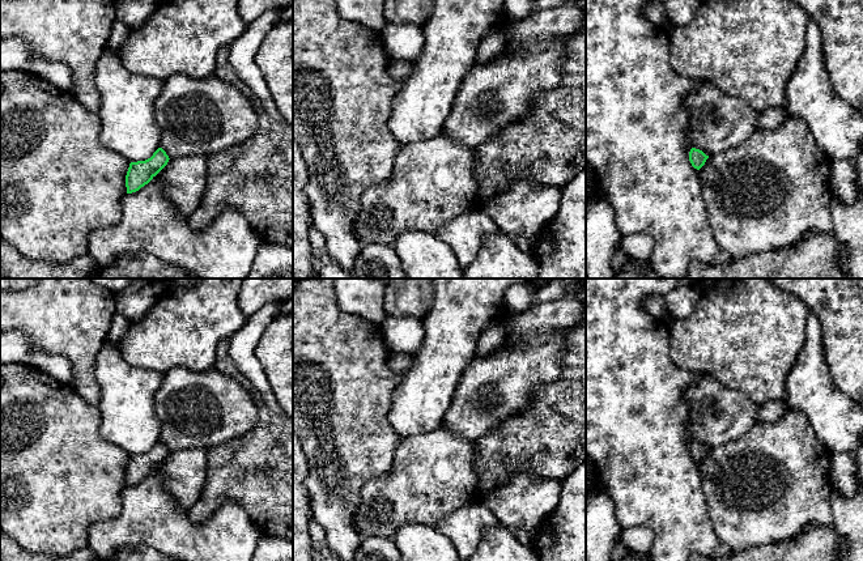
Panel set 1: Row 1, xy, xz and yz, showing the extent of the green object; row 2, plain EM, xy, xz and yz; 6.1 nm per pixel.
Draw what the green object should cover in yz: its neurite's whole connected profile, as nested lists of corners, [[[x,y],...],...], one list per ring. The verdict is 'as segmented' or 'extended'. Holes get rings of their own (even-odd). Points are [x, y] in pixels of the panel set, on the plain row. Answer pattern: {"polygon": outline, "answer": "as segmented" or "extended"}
{"polygon": [[[692,441],[689,445],[689,454],[692,456],[692,459],[697,463],[700,463],[706,452],[709,451],[709,449],[706,449],[702,443]]], "answer": "as segmented"}

